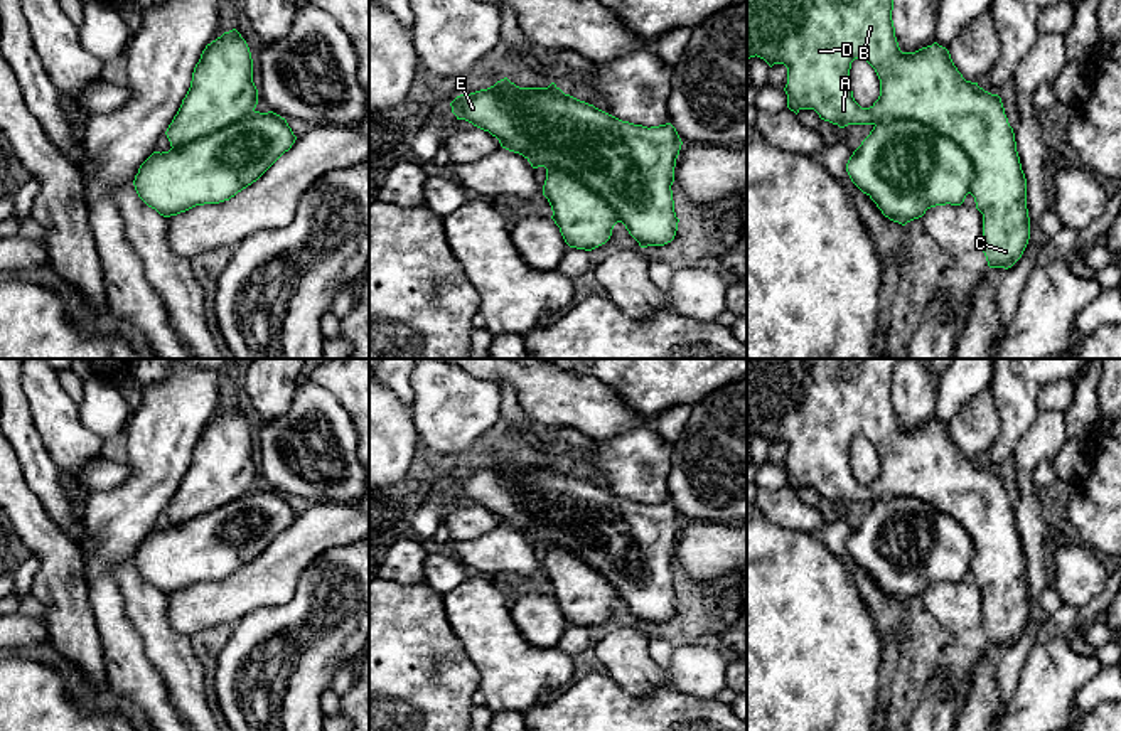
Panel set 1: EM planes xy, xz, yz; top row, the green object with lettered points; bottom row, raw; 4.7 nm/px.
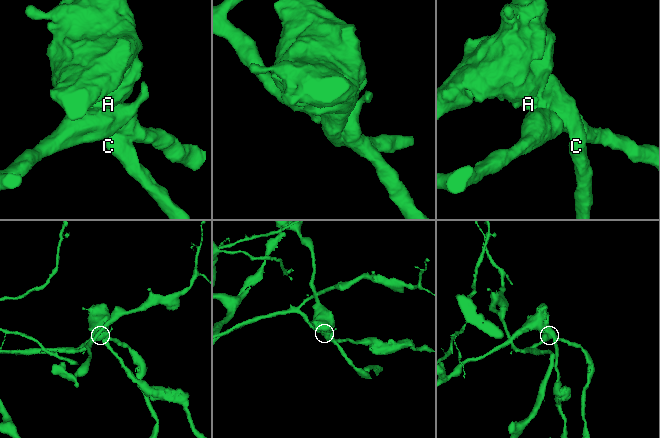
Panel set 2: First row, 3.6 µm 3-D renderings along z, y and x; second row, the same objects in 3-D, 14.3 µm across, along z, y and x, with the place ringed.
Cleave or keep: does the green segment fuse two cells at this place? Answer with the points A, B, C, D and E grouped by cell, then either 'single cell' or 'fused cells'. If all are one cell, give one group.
groups A B C D / E; fused cells

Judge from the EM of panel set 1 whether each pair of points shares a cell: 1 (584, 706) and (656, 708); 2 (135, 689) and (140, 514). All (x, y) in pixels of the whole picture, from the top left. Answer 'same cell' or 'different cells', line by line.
1: same cell
2: same cell

